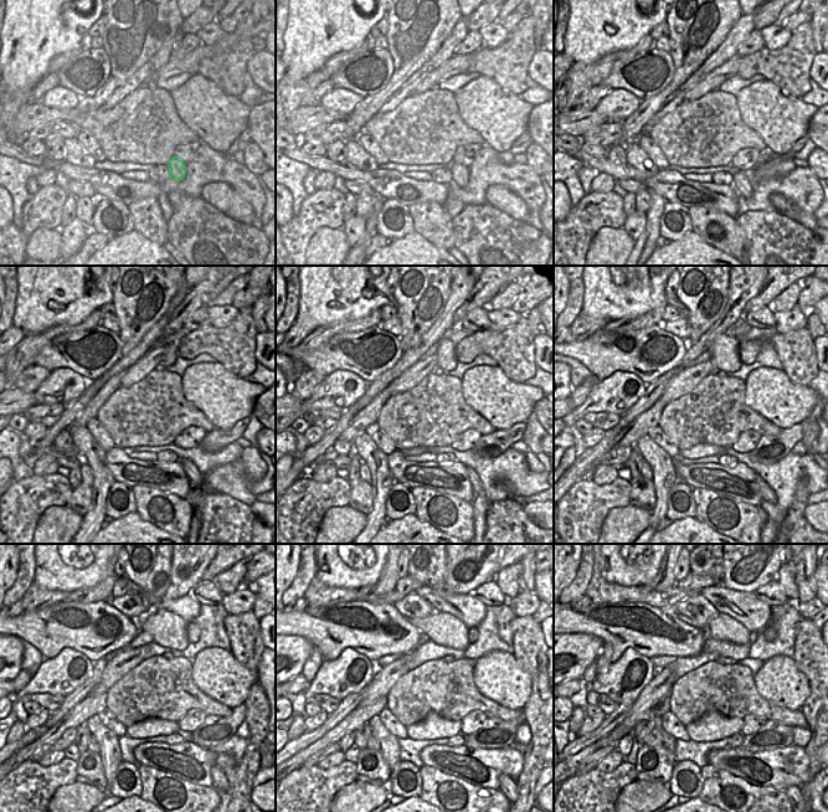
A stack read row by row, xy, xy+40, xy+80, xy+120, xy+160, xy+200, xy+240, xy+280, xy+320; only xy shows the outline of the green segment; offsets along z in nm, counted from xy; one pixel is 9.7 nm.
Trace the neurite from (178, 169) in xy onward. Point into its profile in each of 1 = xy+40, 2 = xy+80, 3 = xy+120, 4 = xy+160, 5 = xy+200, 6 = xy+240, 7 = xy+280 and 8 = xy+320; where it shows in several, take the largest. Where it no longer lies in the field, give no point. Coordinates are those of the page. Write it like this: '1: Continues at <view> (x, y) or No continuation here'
1: Continues at xy+40 (459, 173)
2: Continues at xy+80 (741, 185)
3: Continues at xy+120 (191, 472)
4: Continues at xy+160 (481, 503)
5: Continues at xy+200 (776, 514)
6: Continues at xy+240 (220, 781)
7: Continues at xy+280 (508, 786)
8: Continues at xy+320 (793, 792).

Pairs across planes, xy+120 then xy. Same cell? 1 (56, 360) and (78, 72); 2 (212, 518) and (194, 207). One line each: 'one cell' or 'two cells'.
1: one cell
2: one cell

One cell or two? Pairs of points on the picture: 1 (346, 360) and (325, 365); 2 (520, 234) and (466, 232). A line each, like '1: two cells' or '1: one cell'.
1: one cell
2: one cell

